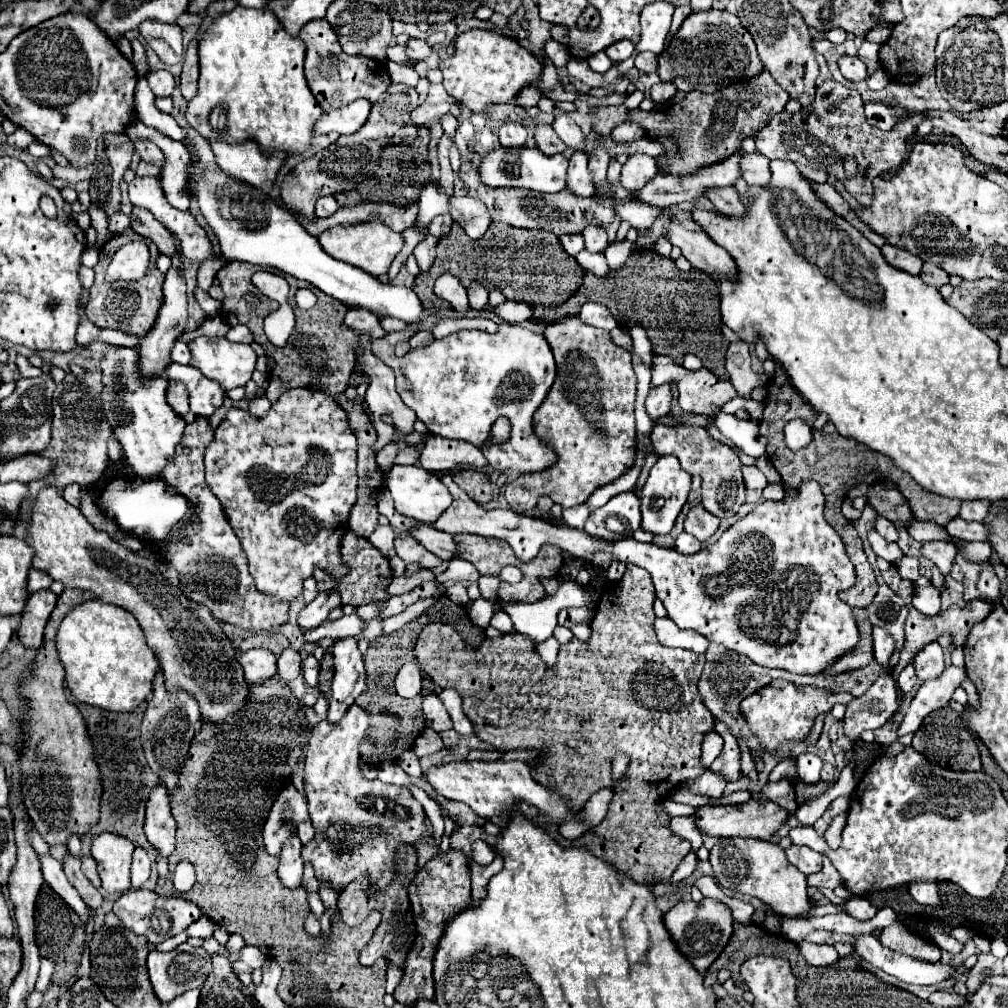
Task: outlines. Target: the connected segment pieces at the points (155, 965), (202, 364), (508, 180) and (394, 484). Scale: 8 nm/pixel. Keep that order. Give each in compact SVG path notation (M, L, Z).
M181 944L171 952L159 952L151 950L147 956L147 970L151 976L153 990L161 1002L171 1002L179 994L191 990L191 988L201 988L211 974L211 954L205 948L193 948L191 944Z
M195 338L189 342L191 366L199 368L223 390L245 386L255 370L257 354L249 344L233 344L227 338Z
M499 148L483 158L479 170L481 170L483 184L489 188L515 186L515 188L529 188L535 192L551 192L553 194L553 192L561 192L565 188L567 158L563 154L545 156L539 148L519 148L519 150Z
M395 464L391 468L391 472L387 474L387 488L389 488L389 492L391 492L393 500L395 500L395 510L399 514L411 516L415 520L431 522L431 520L439 518L451 506L451 494L445 488L445 484L435 474L421 468L419 464L413 464L413 466Z

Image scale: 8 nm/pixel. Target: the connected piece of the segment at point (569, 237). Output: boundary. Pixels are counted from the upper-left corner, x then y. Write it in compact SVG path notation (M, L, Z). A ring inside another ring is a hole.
M563 234L563 236L559 236L559 240L569 256L575 256L577 252L583 250L583 236L581 234Z

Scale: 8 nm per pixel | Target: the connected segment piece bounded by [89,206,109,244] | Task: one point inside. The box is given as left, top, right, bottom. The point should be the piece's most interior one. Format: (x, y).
(98, 219)

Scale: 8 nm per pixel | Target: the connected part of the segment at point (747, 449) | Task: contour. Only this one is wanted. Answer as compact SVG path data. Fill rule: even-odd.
M721 408L713 418L709 418L709 424L713 424L723 436L727 436L743 454L751 458L761 458L767 454L767 438L763 438L763 434L759 432L757 422L737 418Z

